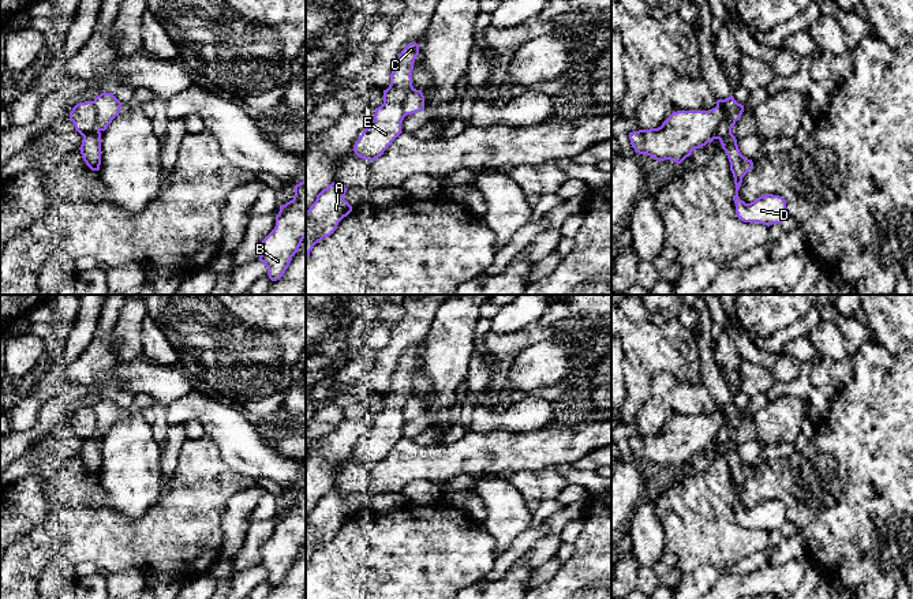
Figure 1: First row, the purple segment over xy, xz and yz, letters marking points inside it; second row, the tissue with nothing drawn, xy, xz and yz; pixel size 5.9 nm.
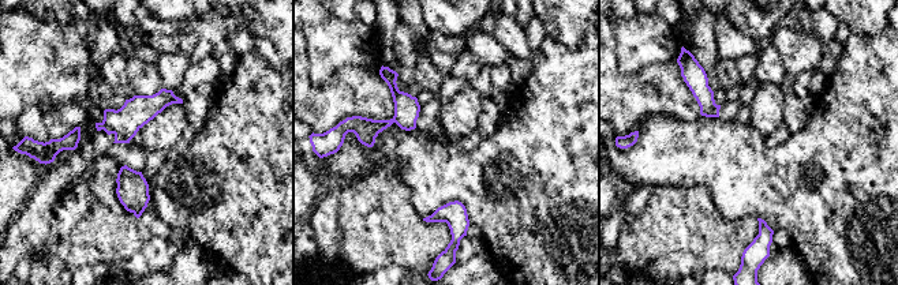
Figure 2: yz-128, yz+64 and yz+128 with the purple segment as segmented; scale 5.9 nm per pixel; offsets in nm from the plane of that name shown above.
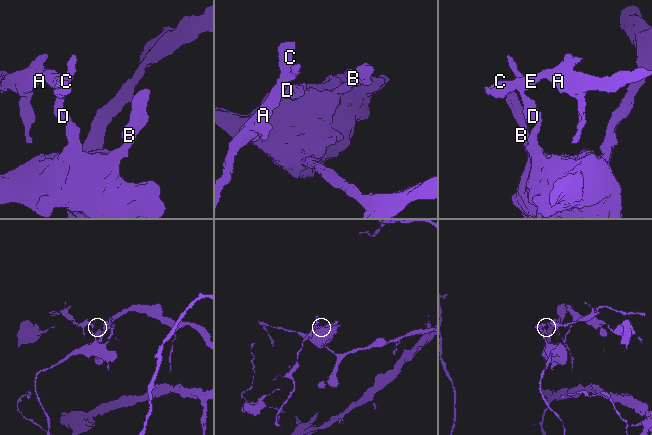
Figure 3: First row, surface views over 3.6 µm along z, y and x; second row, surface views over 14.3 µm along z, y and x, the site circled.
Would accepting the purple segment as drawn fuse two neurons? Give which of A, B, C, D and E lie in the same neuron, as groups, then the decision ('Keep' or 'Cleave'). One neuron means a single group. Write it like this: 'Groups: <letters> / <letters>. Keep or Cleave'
Groups: A C E / B D. Cleave

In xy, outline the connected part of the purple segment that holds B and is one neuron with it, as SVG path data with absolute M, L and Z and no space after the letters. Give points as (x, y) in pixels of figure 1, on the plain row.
M306 484L295 491L293 505L280 512L274 535L262 546L259 565L272 587L282 583L306 543Z

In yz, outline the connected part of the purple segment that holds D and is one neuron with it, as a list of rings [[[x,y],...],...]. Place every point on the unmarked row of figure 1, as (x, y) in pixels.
[[[733,401],[716,407],[716,412],[723,418],[718,431],[718,445],[729,464],[730,476],[734,483],[736,501],[733,502],[733,506],[736,509],[737,523],[744,528],[759,528],[767,532],[781,529],[787,521],[786,506],[782,502],[766,499],[756,503],[751,509],[745,509],[737,499],[741,493],[742,483],[753,473],[752,465],[745,464],[740,458],[737,445],[731,439],[731,434],[734,431],[731,420],[734,419],[737,411],[738,408]]]

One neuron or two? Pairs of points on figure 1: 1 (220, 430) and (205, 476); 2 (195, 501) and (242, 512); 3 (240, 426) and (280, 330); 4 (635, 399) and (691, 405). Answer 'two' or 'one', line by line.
1: two
2: two
3: two
4: two

